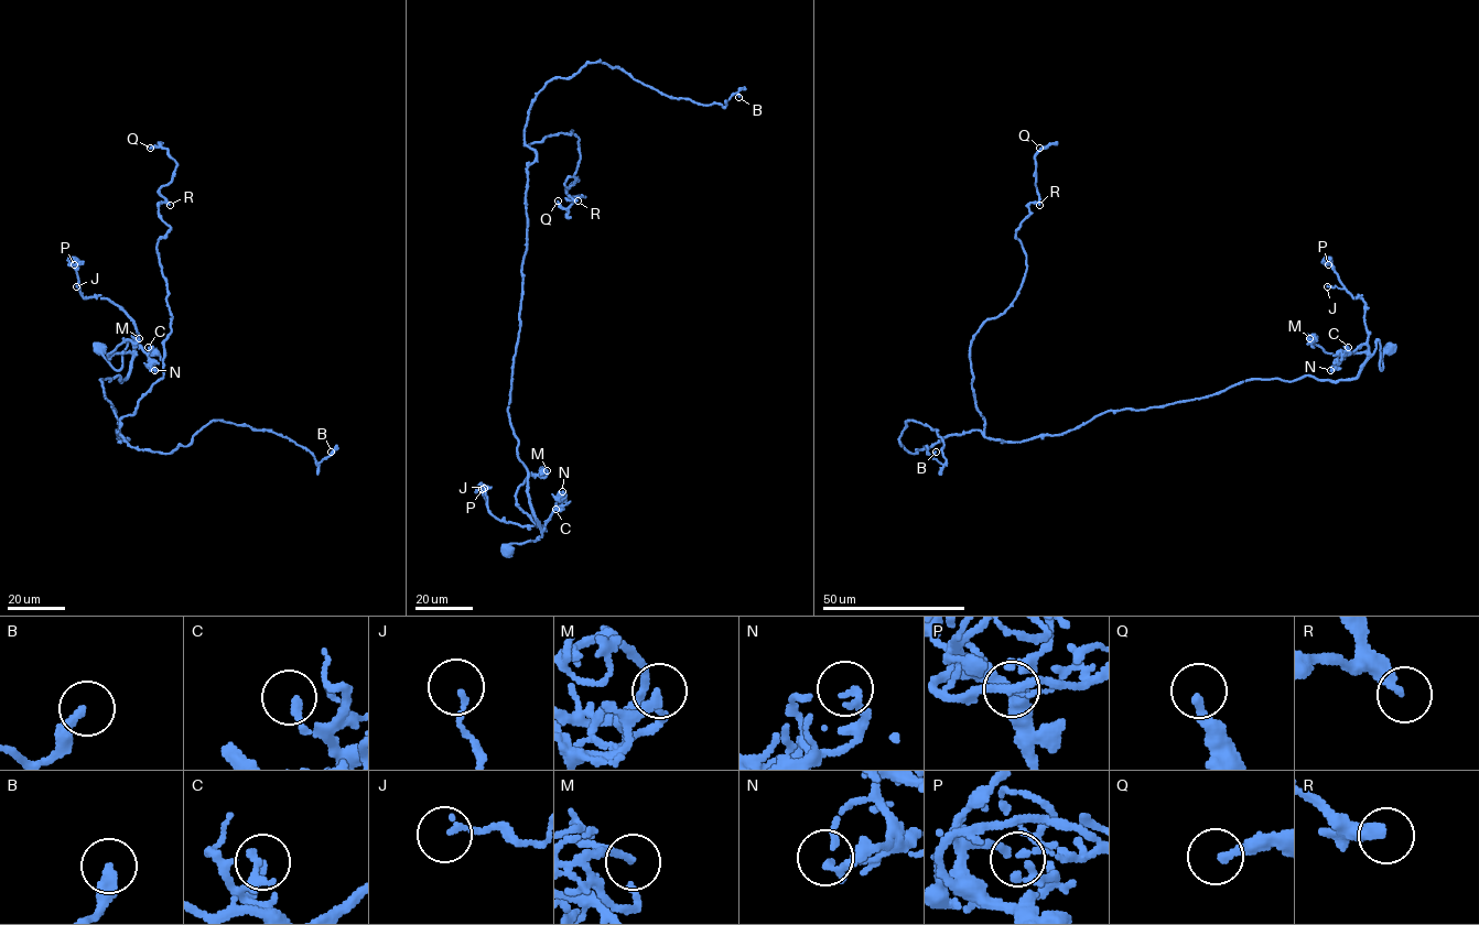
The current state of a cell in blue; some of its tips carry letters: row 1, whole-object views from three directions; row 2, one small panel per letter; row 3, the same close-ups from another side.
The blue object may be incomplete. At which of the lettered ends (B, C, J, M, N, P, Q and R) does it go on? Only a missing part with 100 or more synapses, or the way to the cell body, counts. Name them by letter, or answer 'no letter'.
no letter

